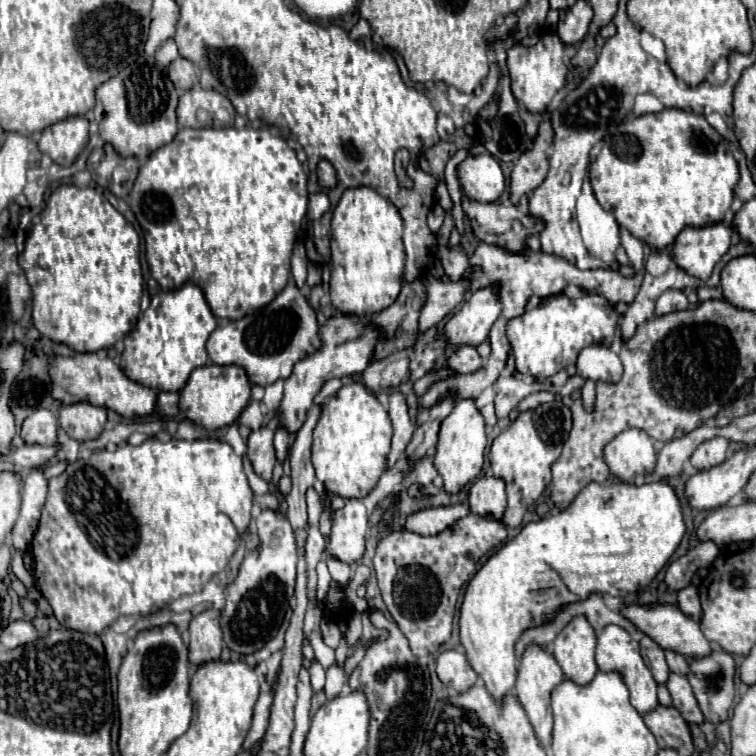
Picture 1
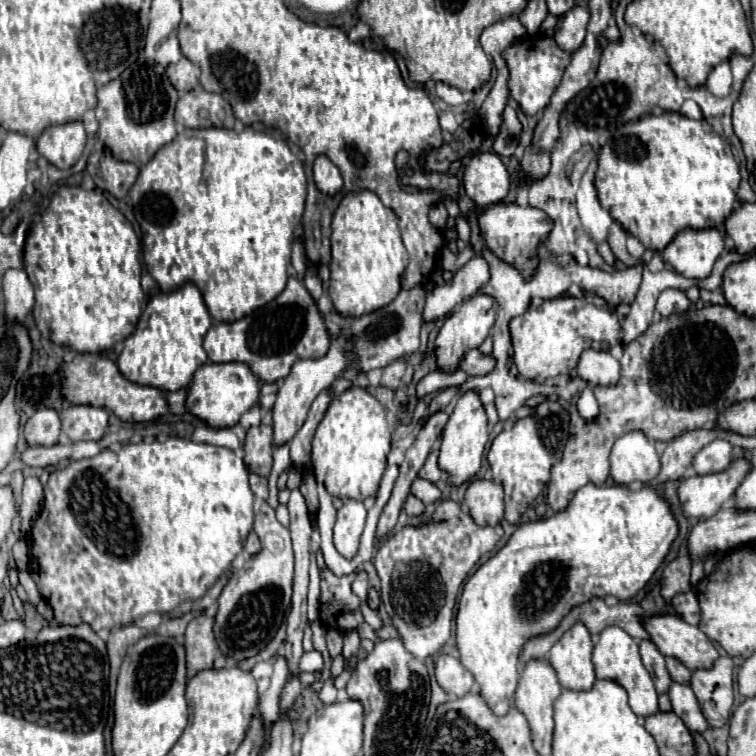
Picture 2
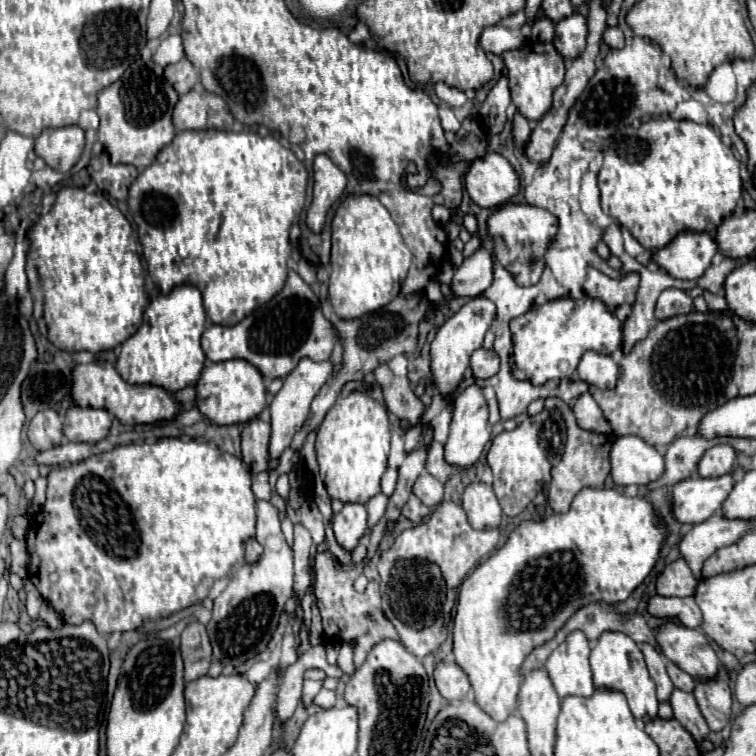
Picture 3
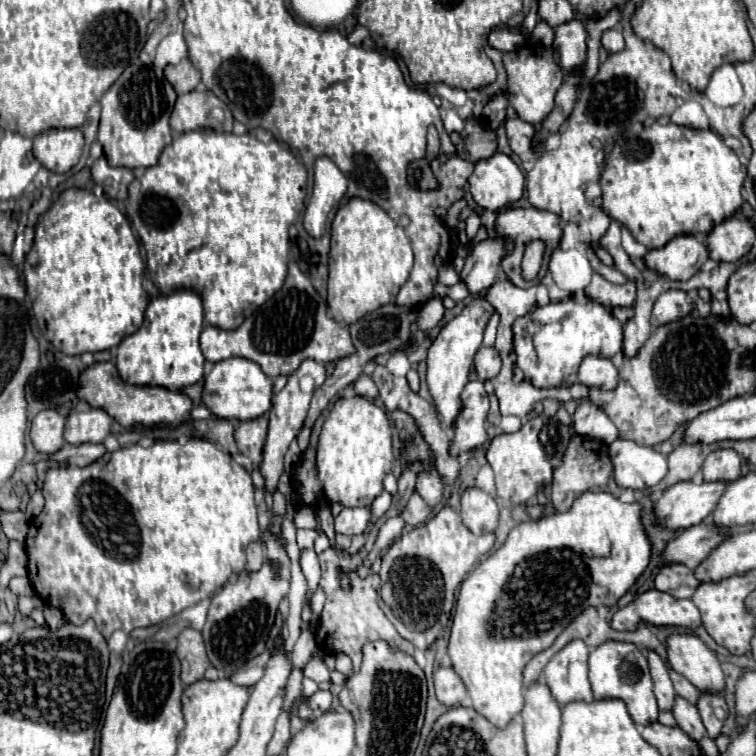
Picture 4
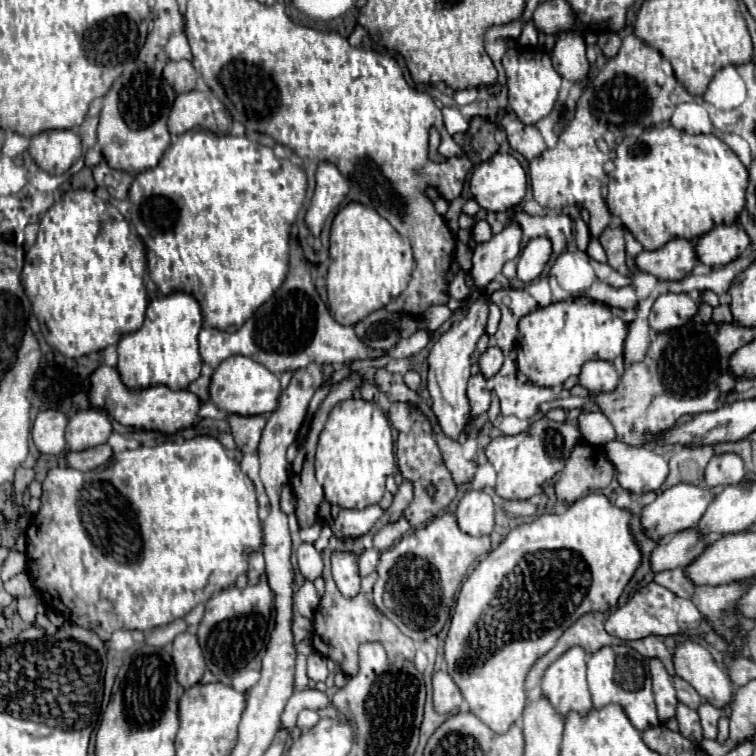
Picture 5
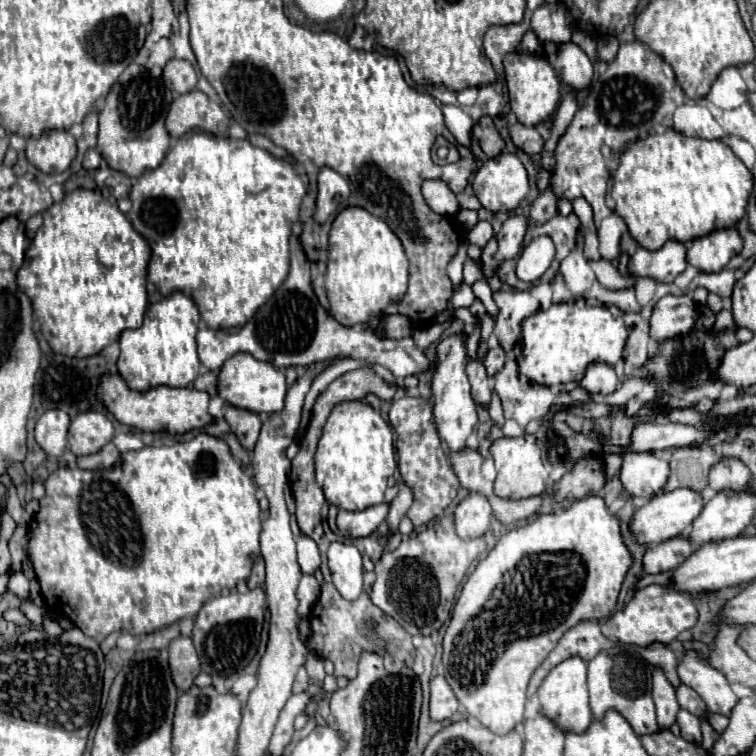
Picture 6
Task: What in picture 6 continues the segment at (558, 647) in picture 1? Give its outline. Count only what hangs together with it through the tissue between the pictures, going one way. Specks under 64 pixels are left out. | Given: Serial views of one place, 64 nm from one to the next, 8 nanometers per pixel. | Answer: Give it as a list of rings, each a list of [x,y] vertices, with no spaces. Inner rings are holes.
[[[568,658],[556,668],[550,670],[546,680],[538,690],[540,712],[548,716],[564,734],[568,732],[584,732],[592,722],[592,714],[588,708],[588,688],[586,688],[586,662],[580,658]]]

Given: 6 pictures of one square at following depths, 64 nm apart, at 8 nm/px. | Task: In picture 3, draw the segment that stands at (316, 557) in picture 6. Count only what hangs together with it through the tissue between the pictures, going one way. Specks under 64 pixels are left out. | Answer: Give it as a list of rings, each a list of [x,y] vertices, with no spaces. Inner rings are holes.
[[[310,584],[310,586],[308,586],[308,592],[306,592],[306,596],[304,596],[304,600],[302,600],[302,610],[304,610],[304,624],[306,626],[306,630],[309,635],[310,635],[310,627],[312,621],[311,606],[314,600],[315,600],[314,586]]]

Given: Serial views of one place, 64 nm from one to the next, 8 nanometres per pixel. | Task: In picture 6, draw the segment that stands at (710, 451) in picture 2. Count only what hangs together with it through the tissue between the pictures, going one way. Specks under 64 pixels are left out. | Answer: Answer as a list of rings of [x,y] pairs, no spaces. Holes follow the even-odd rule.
[[[736,458],[720,460],[718,464],[712,466],[708,476],[708,486],[714,488],[716,492],[722,492],[728,488],[740,492],[740,488],[750,488],[750,482],[752,482],[750,470]]]

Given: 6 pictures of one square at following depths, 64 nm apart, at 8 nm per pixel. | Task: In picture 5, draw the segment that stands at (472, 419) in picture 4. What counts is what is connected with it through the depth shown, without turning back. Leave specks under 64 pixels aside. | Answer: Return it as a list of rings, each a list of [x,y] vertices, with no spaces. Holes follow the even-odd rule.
[[[482,374],[470,376],[468,380],[468,398],[472,408],[472,418],[480,416],[490,406],[490,390],[486,388],[486,378]]]

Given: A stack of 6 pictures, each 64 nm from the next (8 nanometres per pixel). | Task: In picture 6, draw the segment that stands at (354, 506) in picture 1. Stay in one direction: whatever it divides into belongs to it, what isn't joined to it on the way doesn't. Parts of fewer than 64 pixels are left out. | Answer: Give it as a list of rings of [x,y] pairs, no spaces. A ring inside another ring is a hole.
[[[378,504],[370,506],[362,512],[348,512],[348,510],[338,510],[336,526],[346,538],[362,538],[370,536],[384,520],[388,514],[388,504]]]

